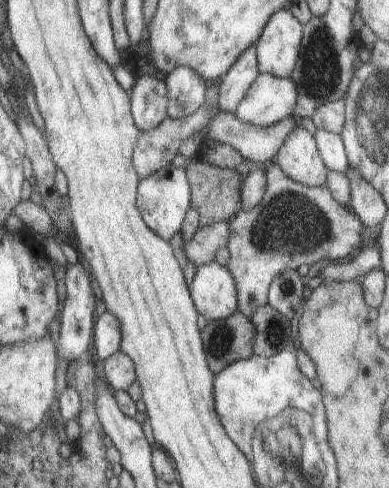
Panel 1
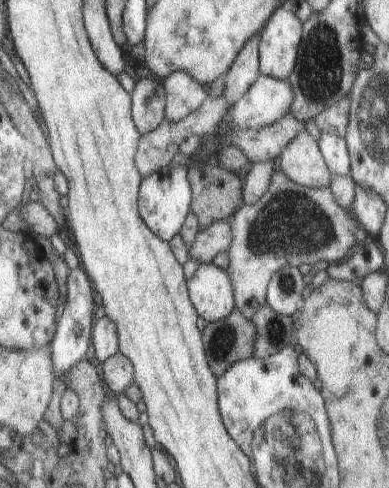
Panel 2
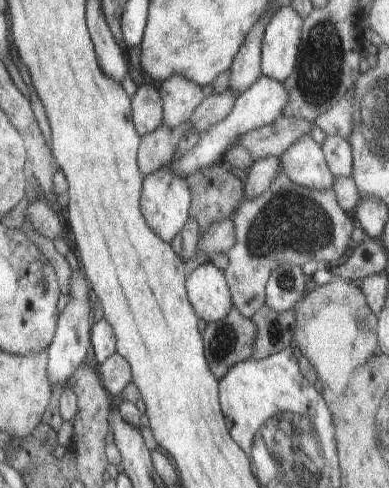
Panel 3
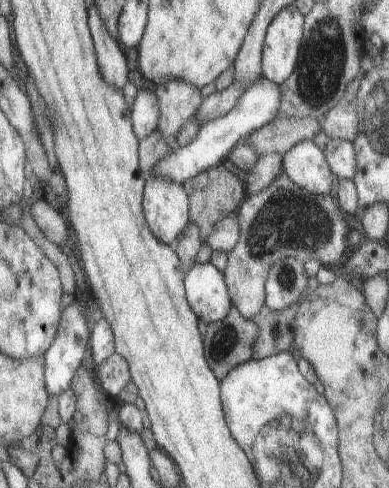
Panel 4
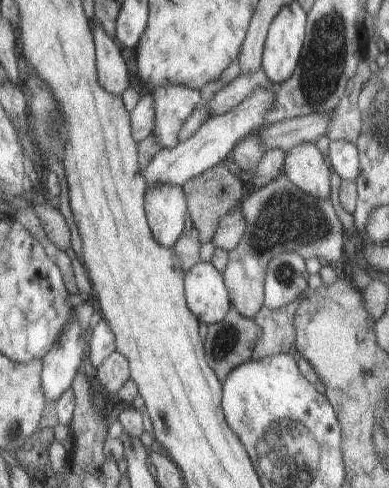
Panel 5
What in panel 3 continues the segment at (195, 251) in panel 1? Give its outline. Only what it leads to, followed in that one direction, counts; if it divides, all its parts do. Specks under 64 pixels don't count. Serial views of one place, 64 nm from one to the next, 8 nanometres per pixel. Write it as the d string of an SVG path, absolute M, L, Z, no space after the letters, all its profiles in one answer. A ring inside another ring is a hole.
M221 220L219 224L211 224L211 228L201 232L197 252L211 258L215 254L227 254L233 244L235 244L235 224L233 220Z

